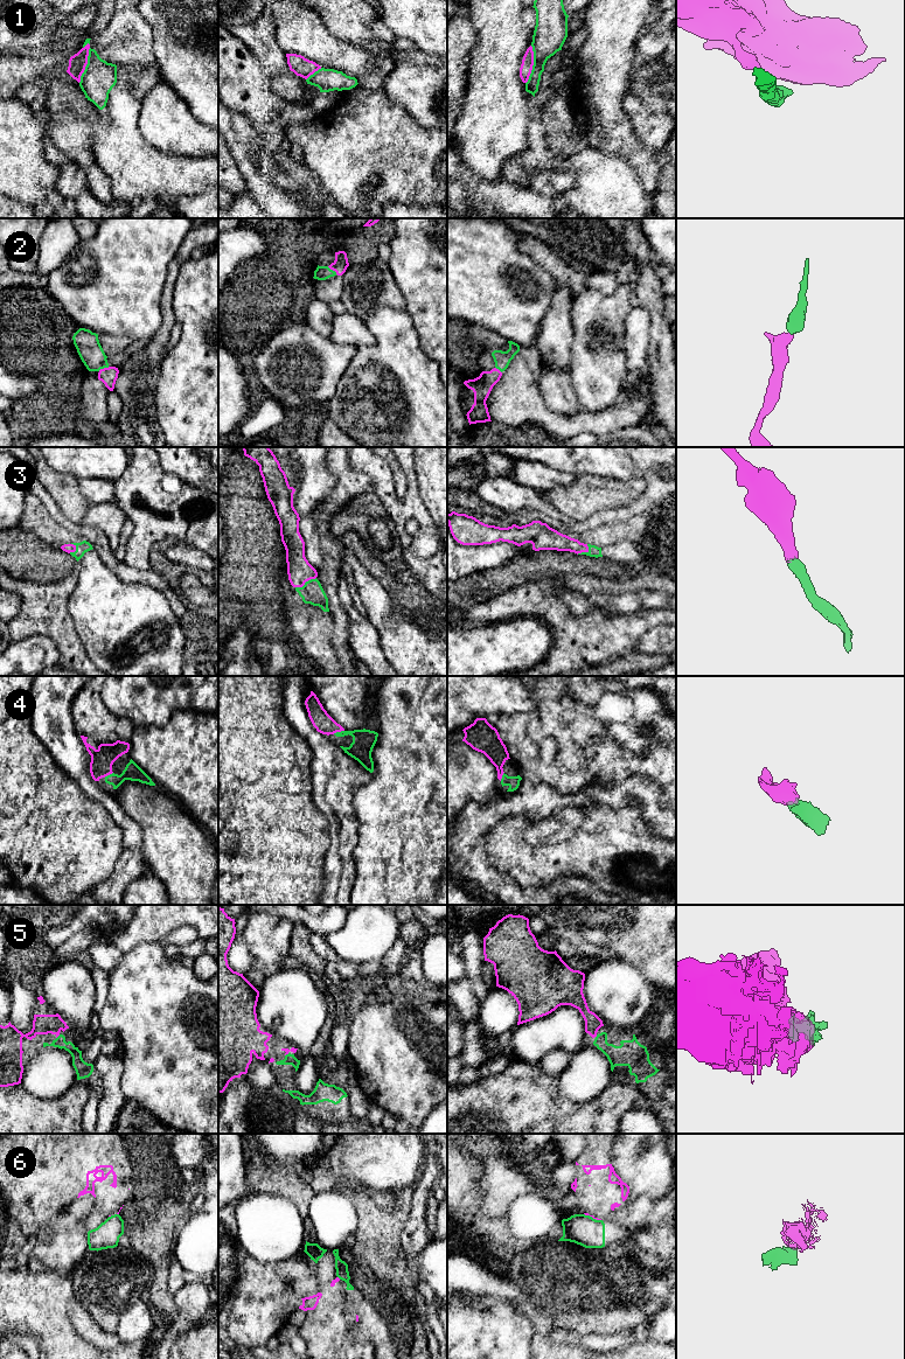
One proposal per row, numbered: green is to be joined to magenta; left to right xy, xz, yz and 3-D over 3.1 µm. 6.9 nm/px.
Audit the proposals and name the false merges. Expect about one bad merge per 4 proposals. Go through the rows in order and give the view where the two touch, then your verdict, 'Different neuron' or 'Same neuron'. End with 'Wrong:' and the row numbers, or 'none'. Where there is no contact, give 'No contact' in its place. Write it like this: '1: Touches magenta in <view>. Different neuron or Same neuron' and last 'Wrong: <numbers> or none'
1: Touches magenta in yz. Different neuron
2: Touches magenta in xy. Same neuron
3: Touches magenta in xz. Same neuron
4: Touches magenta in xz. Same neuron
5: Touches magenta in xy. Same neuron
6: Touches magenta in yz. Different neuron
Wrong: 1, 6

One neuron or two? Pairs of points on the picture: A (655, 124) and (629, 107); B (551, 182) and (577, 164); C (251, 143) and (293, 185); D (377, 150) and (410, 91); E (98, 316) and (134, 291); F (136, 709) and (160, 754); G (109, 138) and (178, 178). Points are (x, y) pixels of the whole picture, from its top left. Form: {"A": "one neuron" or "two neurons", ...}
{"A": "one neuron", "B": "two neurons", "C": "one neuron", "D": "two neurons", "E": "one neuron", "F": "two neurons", "G": "one neuron"}

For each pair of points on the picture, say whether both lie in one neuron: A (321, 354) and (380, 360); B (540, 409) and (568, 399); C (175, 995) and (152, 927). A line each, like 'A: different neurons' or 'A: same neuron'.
A: different neurons
B: different neurons
C: different neurons

